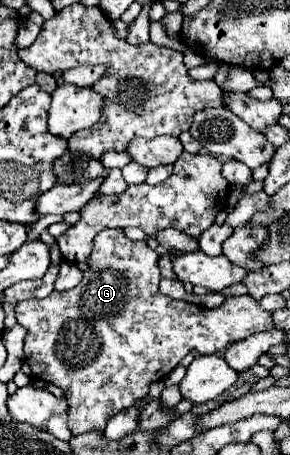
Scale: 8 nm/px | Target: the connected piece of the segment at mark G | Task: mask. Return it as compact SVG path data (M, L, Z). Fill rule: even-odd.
M108 228L108 230L102 230L96 238L94 238L94 244L92 244L92 254L90 254L90 268L82 272L82 280L78 286L74 286L72 290L68 292L52 292L48 298L44 300L28 300L28 302L20 302L20 306L16 306L16 320L18 324L22 324L26 328L26 338L24 338L24 354L26 354L26 362L32 370L32 374L40 380L46 380L50 384L56 384L60 388L64 388L66 392L66 398L68 398L68 406L70 406L70 416L68 416L68 426L72 430L74 436L78 434L84 434L84 432L90 432L90 430L96 430L96 432L104 432L106 428L106 422L116 416L118 412L122 412L124 408L130 408L138 398L146 396L148 392L148 386L152 382L158 382L158 380L164 380L178 364L180 360L192 352L192 354L216 354L218 350L224 350L226 346L230 346L232 342L236 340L242 340L254 332L262 332L262 330L272 330L274 328L274 322L272 322L272 312L268 310L262 310L258 300L252 298L252 296L228 296L224 300L222 306L218 308L202 308L202 306L196 306L196 304L188 304L188 302L180 302L180 300L172 300L168 296L164 296L160 290L158 290L158 282L160 282L162 274L160 274L160 268L158 268L158 252L152 250L148 246L146 240L142 242L134 242L130 238L126 238L126 234L120 230L120 228Z

